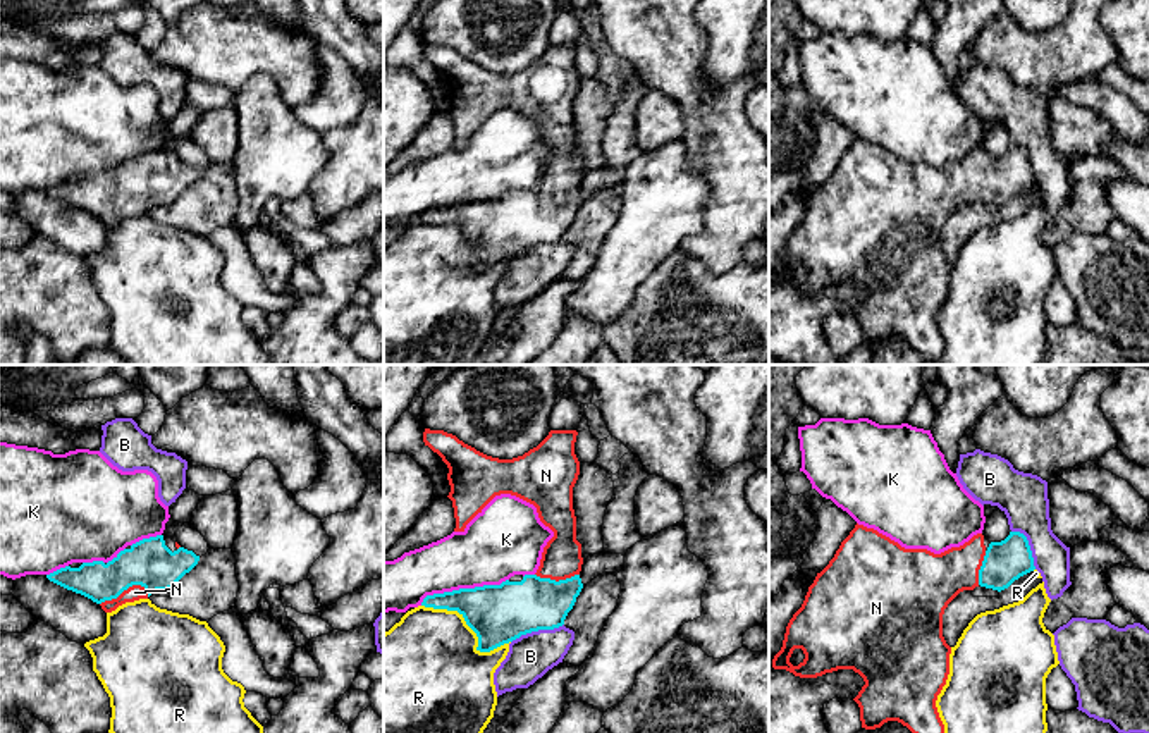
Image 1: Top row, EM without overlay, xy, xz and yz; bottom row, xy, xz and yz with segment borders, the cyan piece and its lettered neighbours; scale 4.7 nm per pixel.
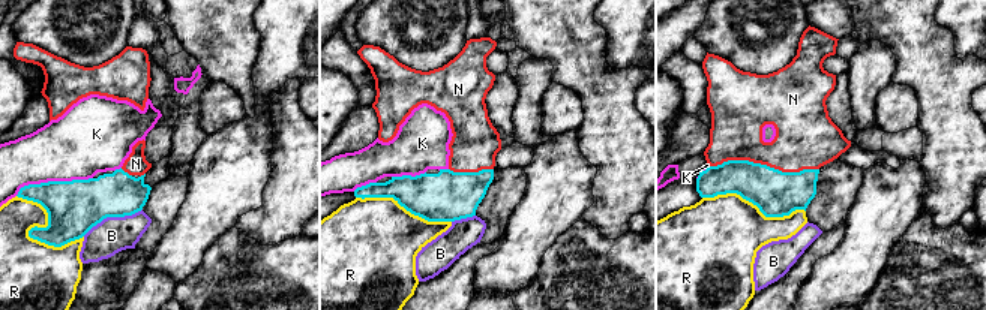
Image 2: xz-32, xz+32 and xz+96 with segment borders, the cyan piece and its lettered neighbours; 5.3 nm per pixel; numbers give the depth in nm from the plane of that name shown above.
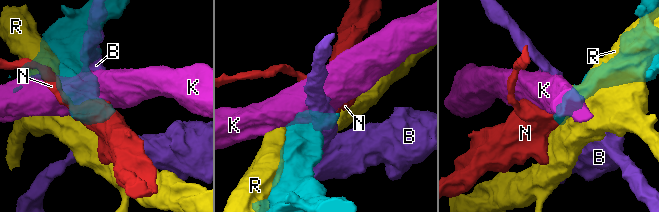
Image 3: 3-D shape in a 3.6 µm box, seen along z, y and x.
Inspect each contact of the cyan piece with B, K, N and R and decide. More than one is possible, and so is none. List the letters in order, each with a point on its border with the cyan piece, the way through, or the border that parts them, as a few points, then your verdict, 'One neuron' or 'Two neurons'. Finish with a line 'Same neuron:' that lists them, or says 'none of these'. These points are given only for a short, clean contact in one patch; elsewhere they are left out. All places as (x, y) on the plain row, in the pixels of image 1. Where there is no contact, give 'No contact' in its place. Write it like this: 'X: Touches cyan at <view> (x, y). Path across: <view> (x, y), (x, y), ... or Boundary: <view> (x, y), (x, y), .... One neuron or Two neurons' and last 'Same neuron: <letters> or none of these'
B: Touches cyan at xz (537, 245). Two neurons
K: Touches cyan at xz (463, 203). Two neurons
N: Touches cyan at xy (124, 203). One neuron
R: Touches cyan at xz (470, 241). Two neurons
Same neuron: N

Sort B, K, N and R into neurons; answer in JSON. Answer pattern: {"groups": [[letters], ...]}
{"groups": [["B"], ["K"], ["N"], ["R"]]}

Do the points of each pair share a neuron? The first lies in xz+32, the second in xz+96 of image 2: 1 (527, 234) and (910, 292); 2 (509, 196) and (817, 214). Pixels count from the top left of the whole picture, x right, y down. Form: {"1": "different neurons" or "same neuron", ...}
{"1": "different neurons", "2": "same neuron"}

